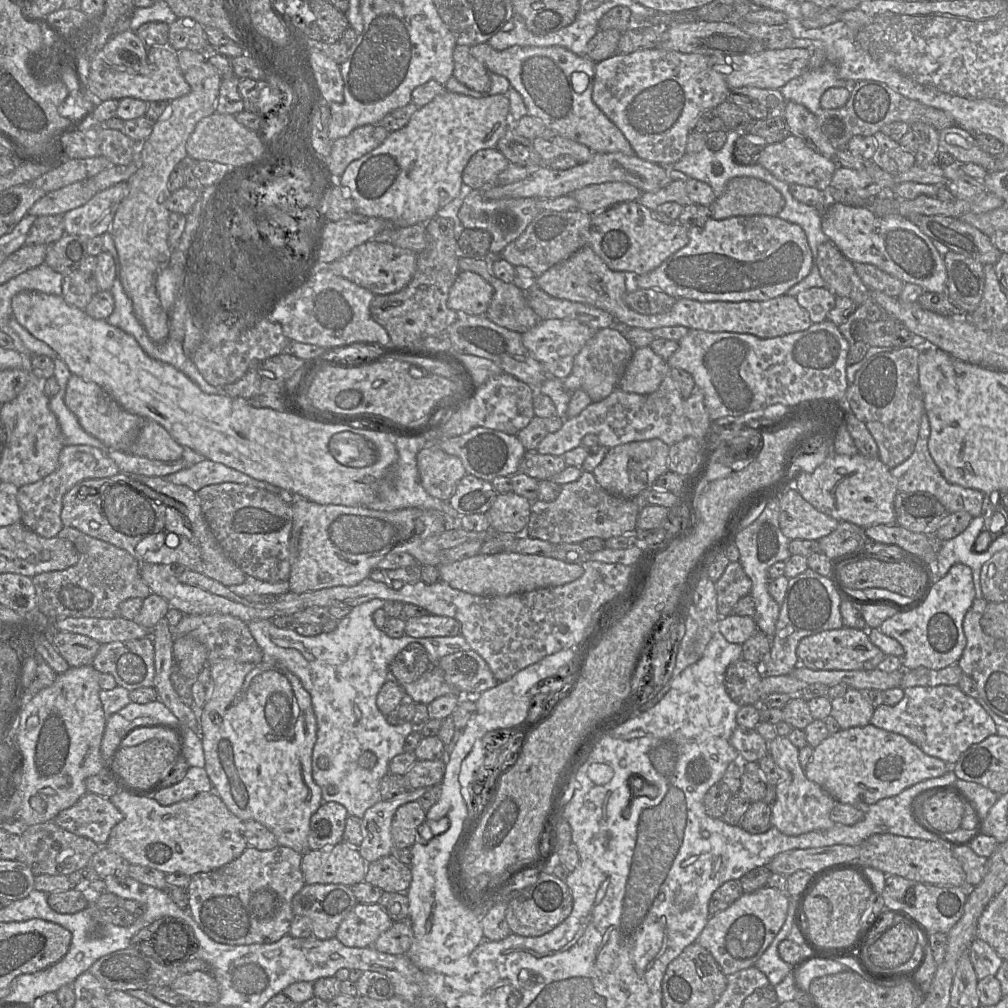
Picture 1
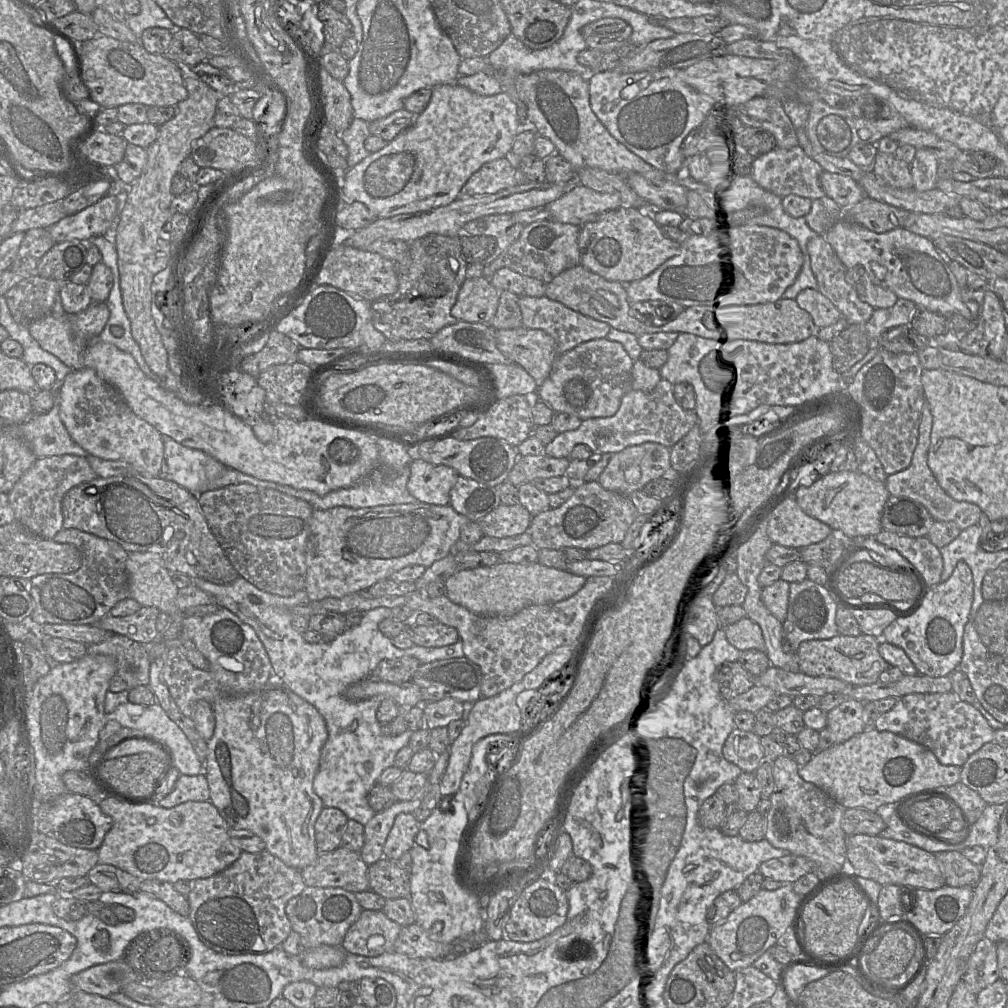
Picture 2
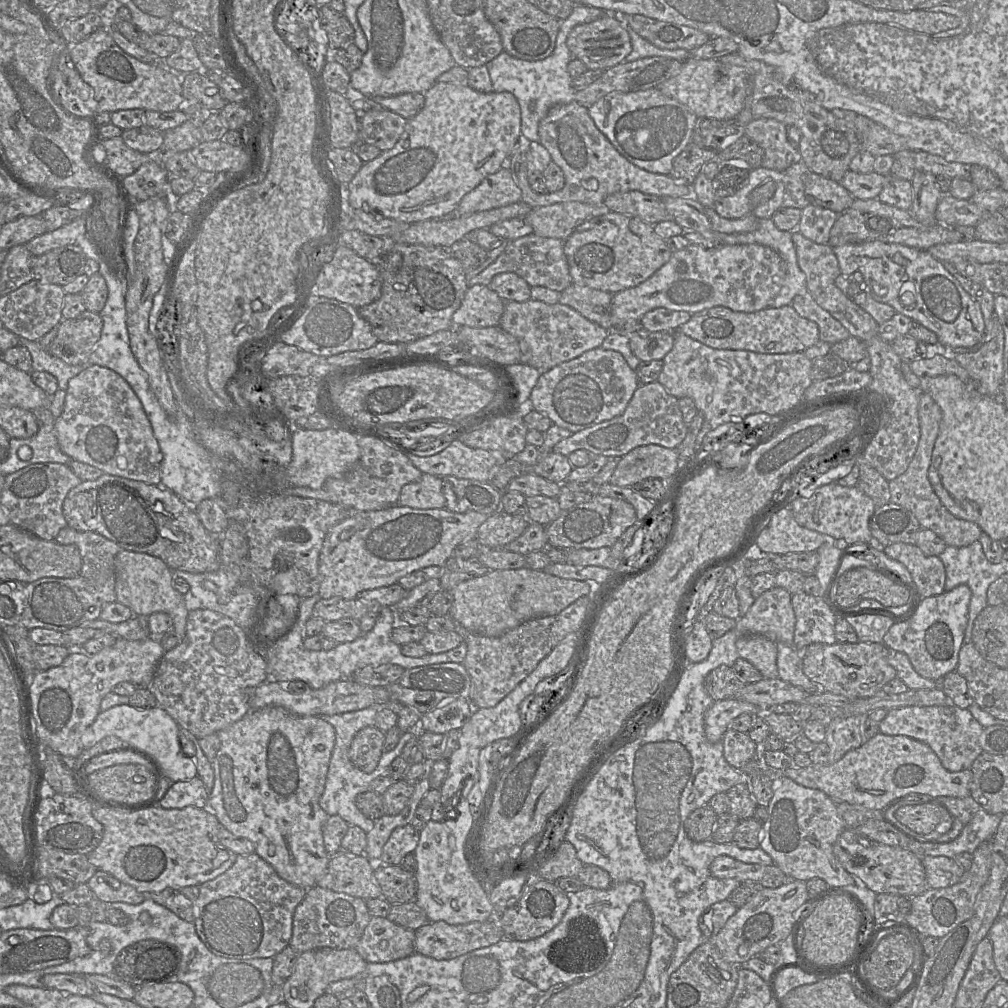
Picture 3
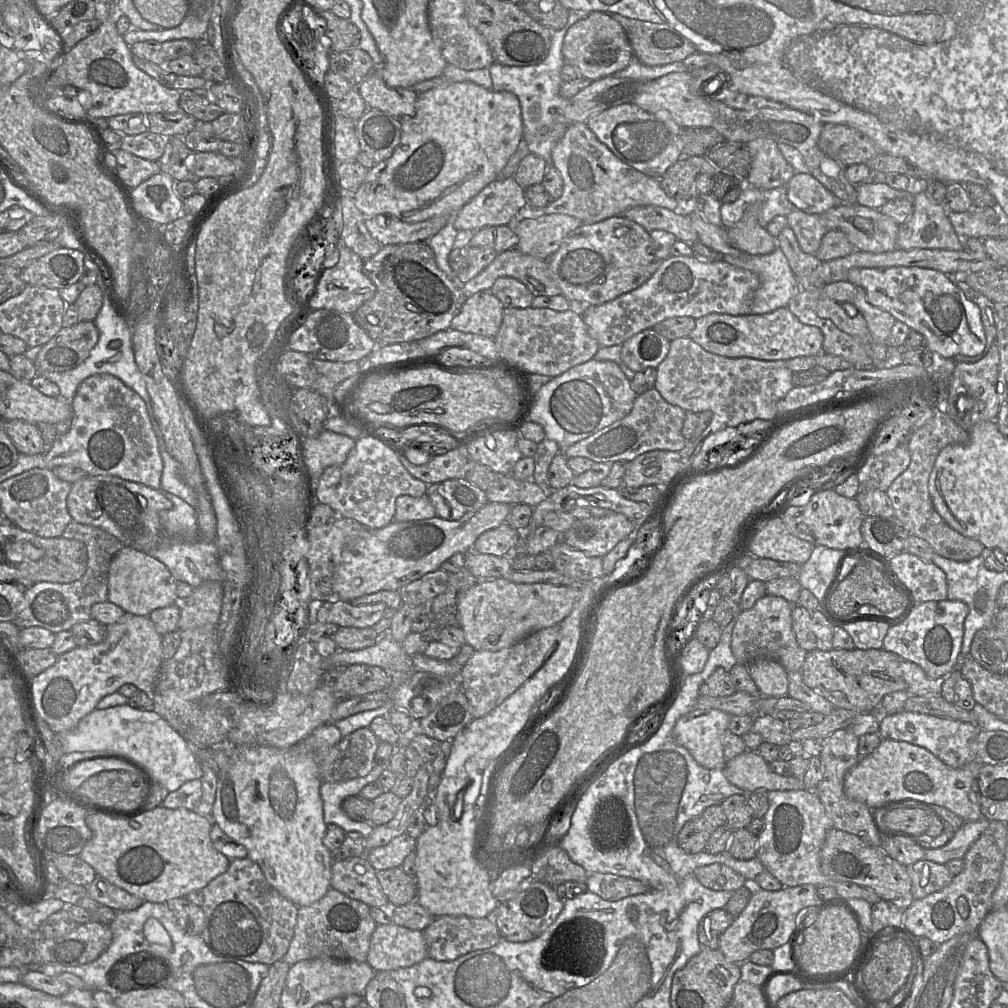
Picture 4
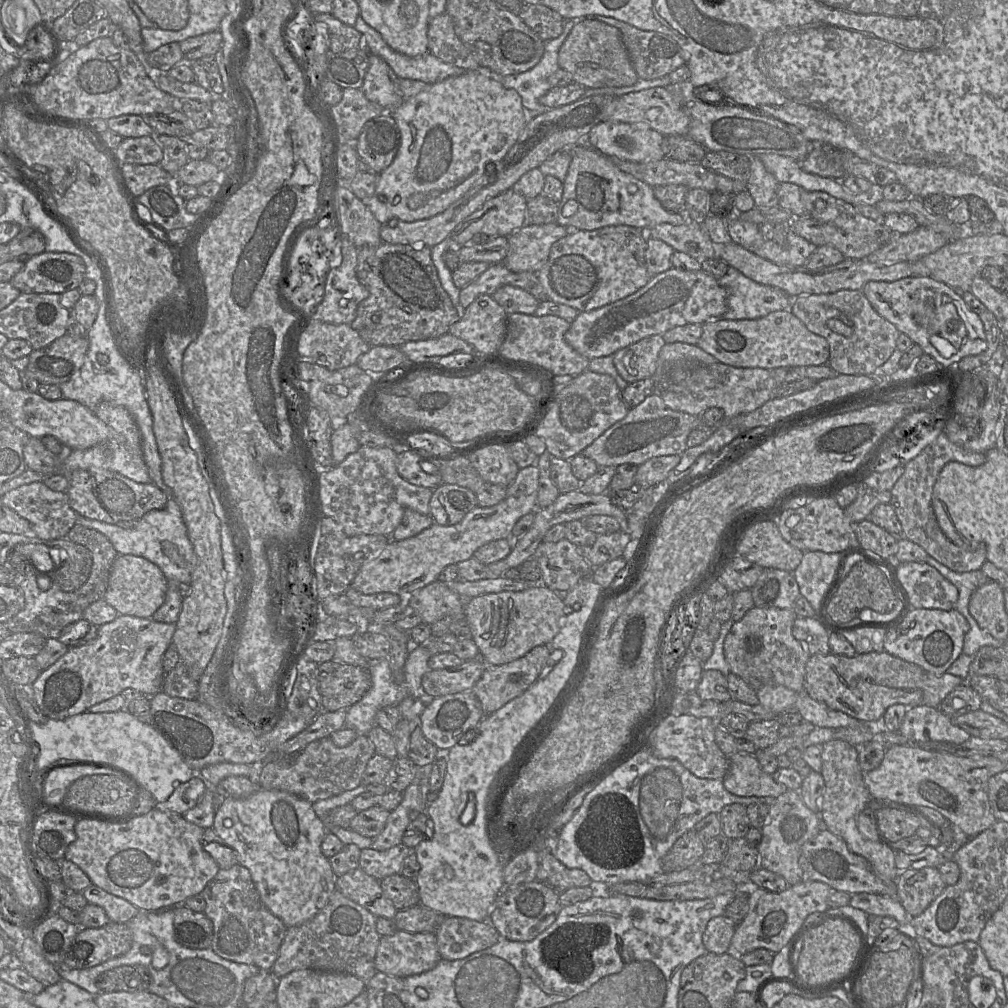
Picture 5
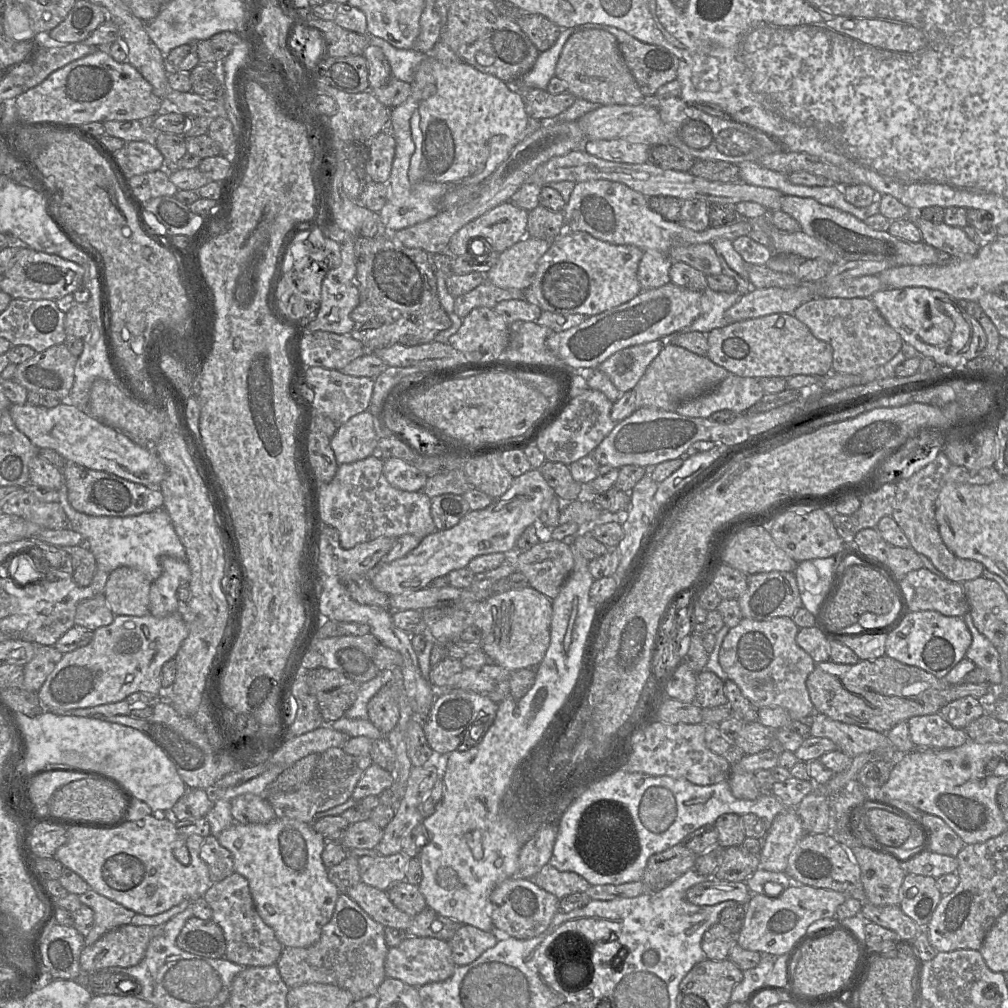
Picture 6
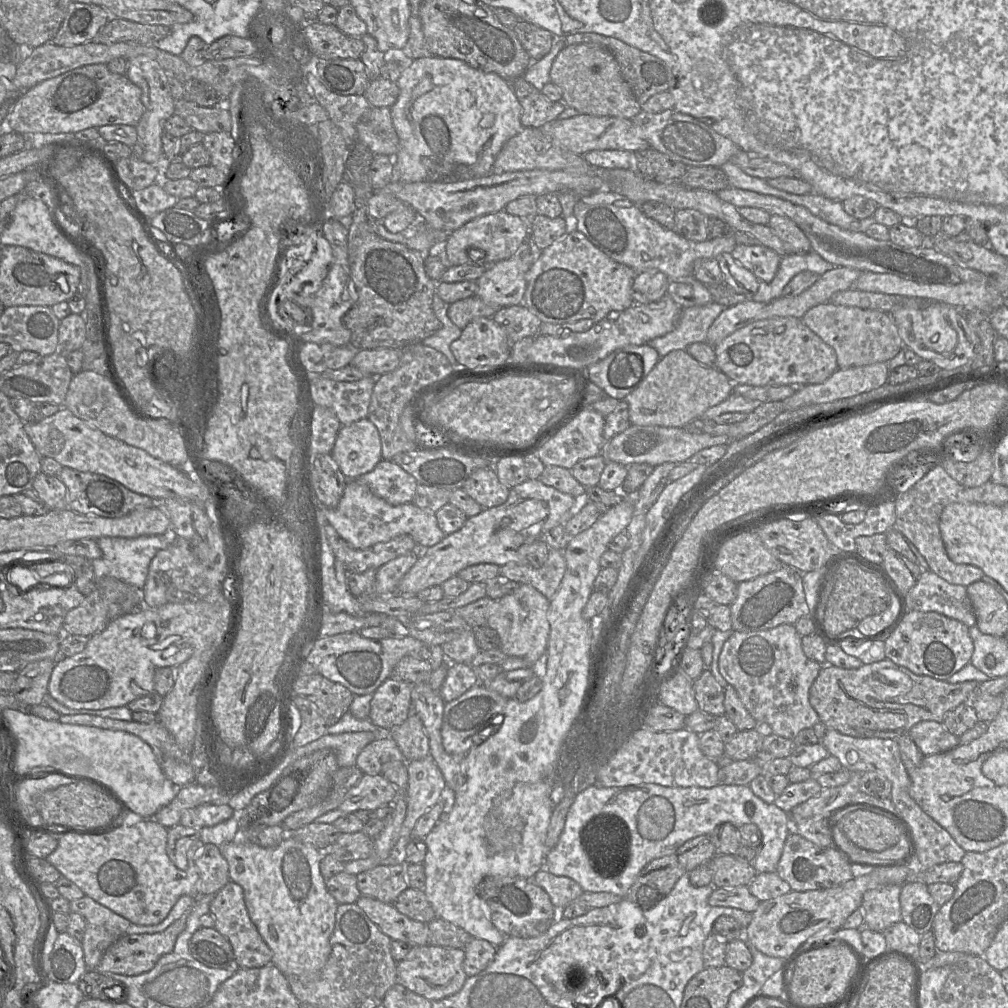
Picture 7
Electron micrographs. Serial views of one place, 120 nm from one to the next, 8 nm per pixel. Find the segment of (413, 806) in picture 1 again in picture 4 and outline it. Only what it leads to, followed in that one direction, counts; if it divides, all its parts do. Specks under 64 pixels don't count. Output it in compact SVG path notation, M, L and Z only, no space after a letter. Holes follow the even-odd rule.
M406 832L387 845L366 852L366 858L376 871L401 867L405 857L415 851L416 839Z

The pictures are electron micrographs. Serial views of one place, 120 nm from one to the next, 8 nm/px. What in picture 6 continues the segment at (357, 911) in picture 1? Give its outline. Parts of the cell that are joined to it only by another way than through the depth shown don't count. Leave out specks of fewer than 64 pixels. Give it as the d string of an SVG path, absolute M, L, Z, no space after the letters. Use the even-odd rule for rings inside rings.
M407 936L398 946L388 949L385 960L387 977L416 988L447 980L453 975L455 968L449 942L429 937Z

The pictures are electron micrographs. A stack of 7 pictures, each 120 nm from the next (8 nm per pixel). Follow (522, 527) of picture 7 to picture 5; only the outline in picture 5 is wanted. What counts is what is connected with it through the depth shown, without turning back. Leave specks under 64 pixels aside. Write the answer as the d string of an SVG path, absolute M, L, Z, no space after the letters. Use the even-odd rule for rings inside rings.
M536 465L521 468L507 487L505 498L498 504L490 507L477 506L454 525L433 523L410 538L389 540L383 550L363 563L350 587L362 594L389 592L407 597L437 580L446 566L473 557L474 552L482 545L493 540L510 538L515 523L537 508L538 478L539 470Z

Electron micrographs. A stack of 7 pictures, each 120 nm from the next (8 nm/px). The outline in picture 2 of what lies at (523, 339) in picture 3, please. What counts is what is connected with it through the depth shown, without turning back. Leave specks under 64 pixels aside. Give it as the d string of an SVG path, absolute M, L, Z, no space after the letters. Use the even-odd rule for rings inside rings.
M520 295L518 305L522 314L522 327L540 329L550 335L555 341L558 355L568 352L583 342L605 338L611 330L609 324L585 316L558 301L549 299L547 296Z

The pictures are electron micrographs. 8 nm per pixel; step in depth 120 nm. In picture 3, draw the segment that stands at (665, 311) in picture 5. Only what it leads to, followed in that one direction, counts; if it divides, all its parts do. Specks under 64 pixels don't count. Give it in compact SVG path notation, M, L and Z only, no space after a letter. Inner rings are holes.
M689 244L686 248L674 251L669 261L650 278L639 285L613 294L613 316L622 321L641 321L643 315L655 308L686 311L690 314L715 306L724 306L738 312L752 313L771 306L780 292L786 275L786 266L774 250L759 244L718 245L704 248Z

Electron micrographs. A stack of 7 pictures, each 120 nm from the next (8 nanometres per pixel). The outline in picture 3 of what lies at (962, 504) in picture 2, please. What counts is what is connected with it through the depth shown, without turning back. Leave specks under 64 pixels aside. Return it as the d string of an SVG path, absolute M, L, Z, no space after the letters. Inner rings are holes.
M924 385L920 396L918 415L920 424L918 447L908 469L902 475L889 481L891 502L910 510L917 518L921 528L932 530L948 546L968 546L980 539L982 533L980 526L975 522L960 519L951 514L942 504L928 479L928 470L935 441L939 433L942 411L929 392L924 389Z

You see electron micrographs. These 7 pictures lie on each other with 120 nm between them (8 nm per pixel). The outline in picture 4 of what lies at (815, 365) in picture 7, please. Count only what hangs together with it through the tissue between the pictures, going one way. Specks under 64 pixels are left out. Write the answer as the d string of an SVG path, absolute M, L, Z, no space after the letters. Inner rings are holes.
M788 307L766 314L730 315L710 313L696 319L690 338L706 351L728 358L750 357L759 360L783 360L818 356L823 352L823 332L803 324Z

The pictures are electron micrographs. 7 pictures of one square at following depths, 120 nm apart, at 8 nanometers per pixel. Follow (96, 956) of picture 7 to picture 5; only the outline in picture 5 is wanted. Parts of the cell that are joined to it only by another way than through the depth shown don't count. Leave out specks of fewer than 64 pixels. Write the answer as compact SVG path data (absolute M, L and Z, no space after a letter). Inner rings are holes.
M94 884L82 892L88 903L98 905L105 910L110 922L127 923L140 911L124 898L115 896Z

